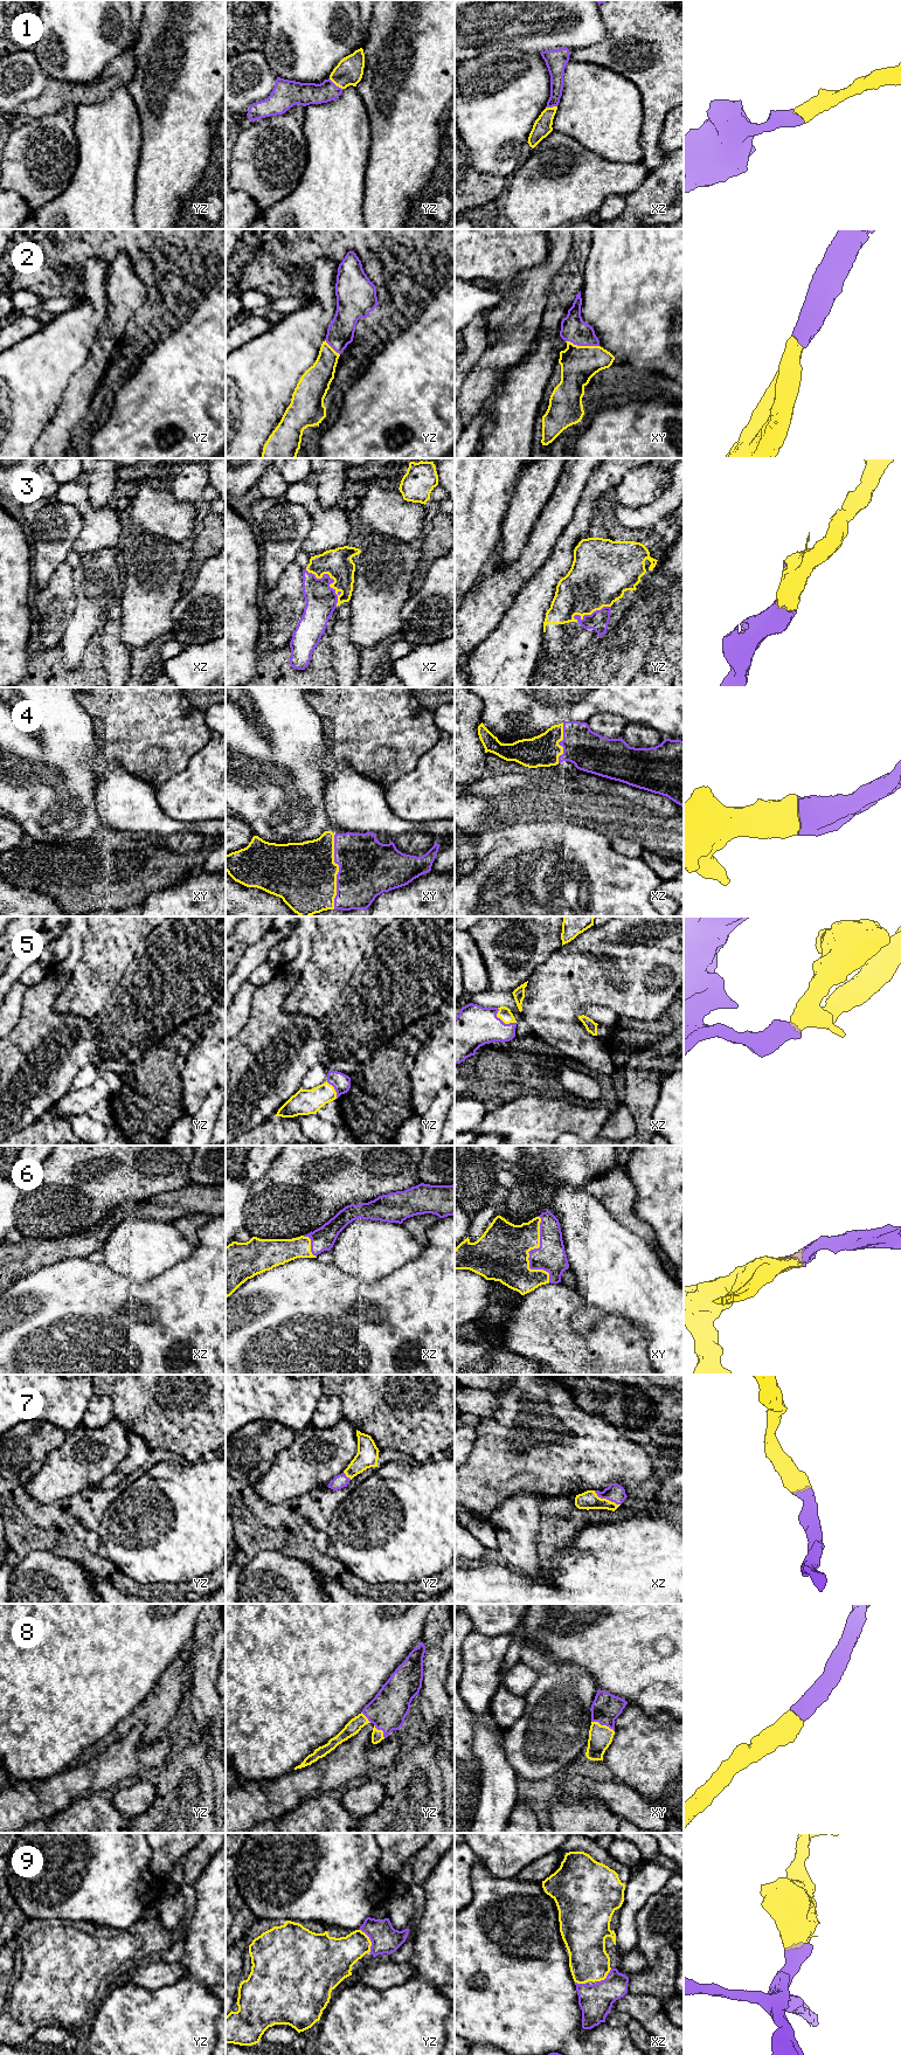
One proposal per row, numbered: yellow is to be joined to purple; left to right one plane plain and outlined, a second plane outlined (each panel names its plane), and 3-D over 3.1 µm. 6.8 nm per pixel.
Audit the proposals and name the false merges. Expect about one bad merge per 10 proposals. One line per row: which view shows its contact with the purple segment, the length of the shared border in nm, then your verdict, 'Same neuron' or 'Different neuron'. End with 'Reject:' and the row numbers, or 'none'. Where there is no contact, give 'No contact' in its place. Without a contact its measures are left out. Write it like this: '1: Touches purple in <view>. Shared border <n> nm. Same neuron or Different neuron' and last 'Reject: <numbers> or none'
1: Touches purple in yz. Shared border 130 nm. Same neuron
2: Touches purple in xy. Shared border 240 nm. Same neuron
3: Touches purple in xz. Shared border 340 nm. Same neuron
4: Touches purple in xy. Shared border 500 nm. Same neuron
5: Touches purple in xz. Shared border 170 nm. Same neuron
6: Touches purple in xy. Shared border 460 nm. Same neuron
7: Touches purple in xz. Shared border 200 nm. Same neuron
8: Touches purple in xy. Shared border 180 nm. Same neuron
9: Touches purple in yz. Shared border 180 nm. Same neuron
Reject: none

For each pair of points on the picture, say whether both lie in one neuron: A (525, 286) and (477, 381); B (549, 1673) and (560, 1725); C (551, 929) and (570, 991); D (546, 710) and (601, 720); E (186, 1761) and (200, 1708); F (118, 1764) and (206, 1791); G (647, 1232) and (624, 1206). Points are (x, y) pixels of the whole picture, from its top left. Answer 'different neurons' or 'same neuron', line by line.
A: same neuron
B: same neuron
C: different neurons
D: different neurons
E: different neurons
F: different neurons
G: same neuron

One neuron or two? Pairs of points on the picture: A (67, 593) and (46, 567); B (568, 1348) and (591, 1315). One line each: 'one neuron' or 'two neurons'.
A: two neurons
B: two neurons

